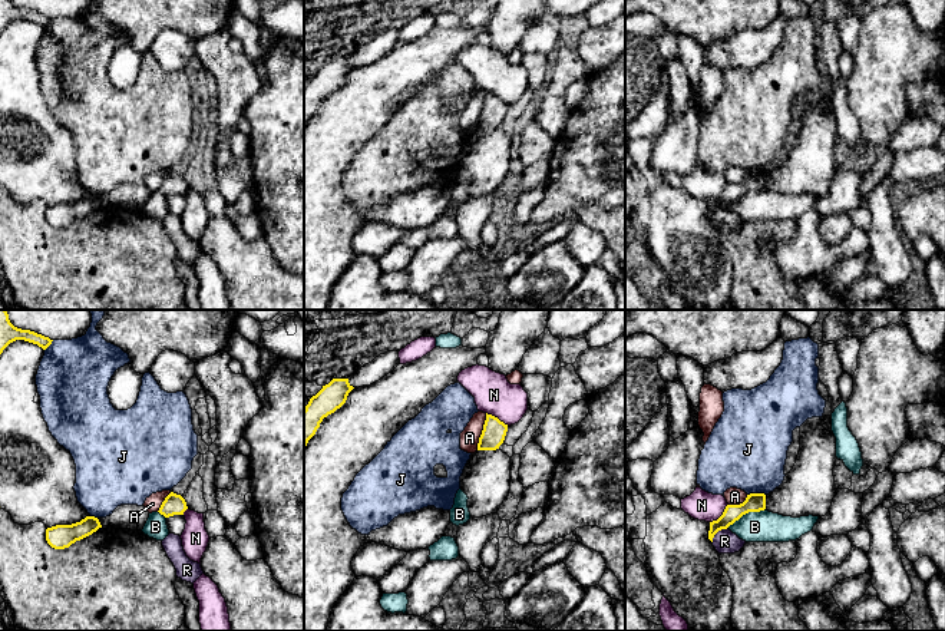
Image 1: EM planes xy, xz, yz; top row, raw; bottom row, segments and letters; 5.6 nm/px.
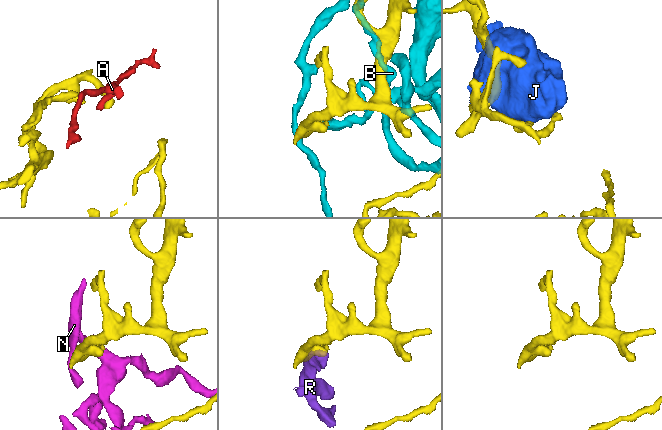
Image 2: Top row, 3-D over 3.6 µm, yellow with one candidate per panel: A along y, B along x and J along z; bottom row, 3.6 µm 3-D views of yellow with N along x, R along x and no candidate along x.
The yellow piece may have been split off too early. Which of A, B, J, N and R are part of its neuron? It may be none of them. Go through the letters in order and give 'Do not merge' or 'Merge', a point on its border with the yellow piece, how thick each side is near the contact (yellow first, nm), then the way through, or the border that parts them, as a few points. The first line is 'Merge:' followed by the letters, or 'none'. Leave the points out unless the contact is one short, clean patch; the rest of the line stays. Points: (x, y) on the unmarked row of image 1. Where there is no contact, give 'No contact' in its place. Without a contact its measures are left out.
Merge: none
A: Do not merge. Touches yellow at xz (482, 111). Thickness 130 nm (yellow) against 110 nm. Boundary: xz (486, 92), (476, 128)
B: Do not merge. Touches yellow at yz (746, 191). Thickness 110 nm (yellow) against 180 nm
J: Do not merge. Touches yellow at yz (756, 172). Thickness 110 nm (yellow) against 440 nm
N: Do not merge. Touches yellow at yz (722, 194). Thickness 110 nm (yellow) against 160 nm
R: Do not merge. Touches yellow at yz (717, 210). Thickness 100 nm (yellow) against 140 nm. Boundary: yz (727, 205), (722, 207), (711, 221)

